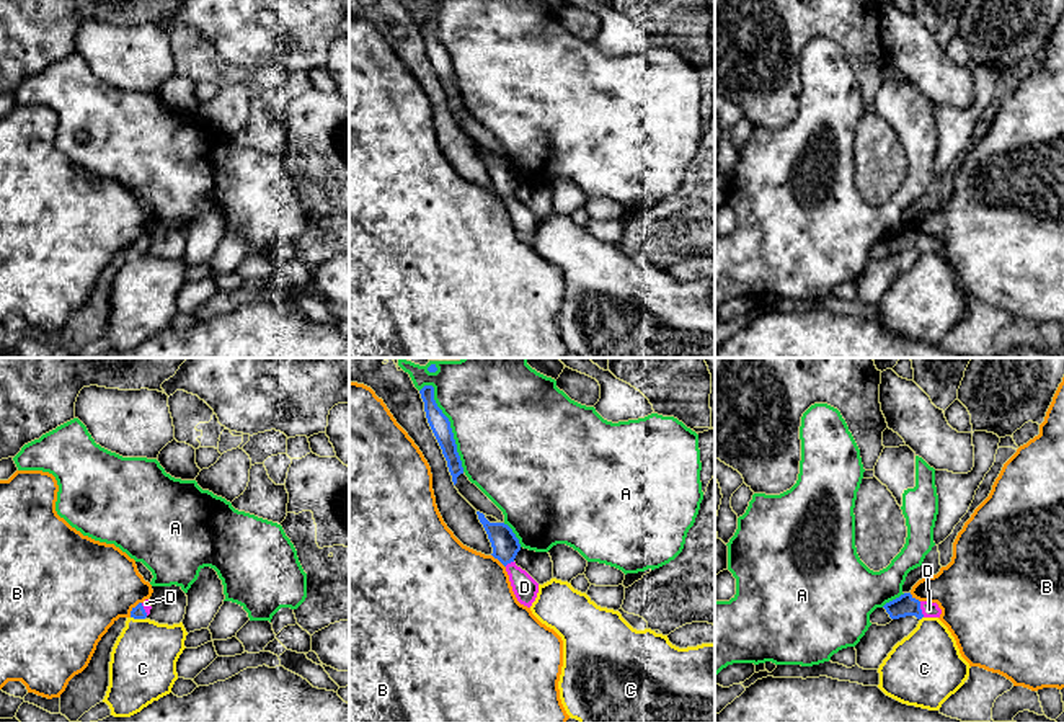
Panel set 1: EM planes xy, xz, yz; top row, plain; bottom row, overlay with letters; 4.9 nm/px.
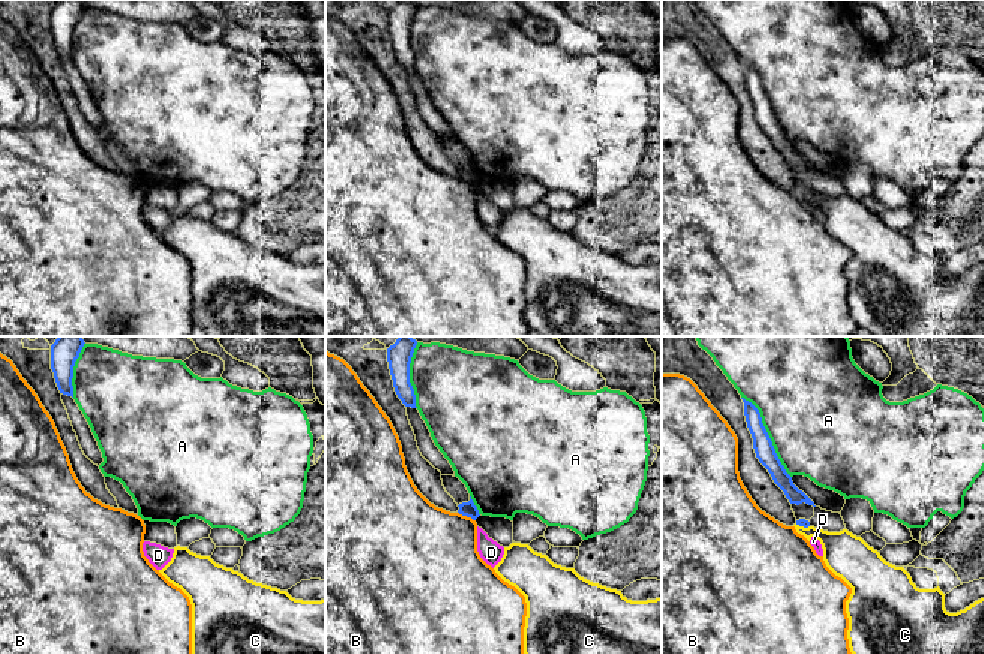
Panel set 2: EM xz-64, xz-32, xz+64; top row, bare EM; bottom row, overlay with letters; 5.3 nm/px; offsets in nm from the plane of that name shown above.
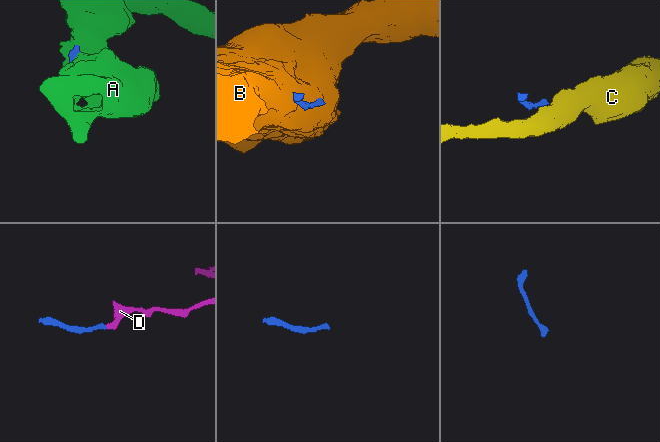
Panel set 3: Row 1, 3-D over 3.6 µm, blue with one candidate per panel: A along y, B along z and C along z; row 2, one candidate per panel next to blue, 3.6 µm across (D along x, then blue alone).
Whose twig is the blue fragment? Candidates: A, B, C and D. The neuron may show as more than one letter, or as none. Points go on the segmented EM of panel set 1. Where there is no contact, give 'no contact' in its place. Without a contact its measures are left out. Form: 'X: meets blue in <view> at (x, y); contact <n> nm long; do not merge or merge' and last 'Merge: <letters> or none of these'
A: meets blue in xz at (449, 425); contact 480 nm long; do not merge
B: meets blue in xy at (132, 610); contact 100 nm long; do not merge
C: meets blue in xy at (137, 618); contact 70 nm long; do not merge
D: meets blue in yz at (921, 610); contact 80 nm long; merge
Merge: D

